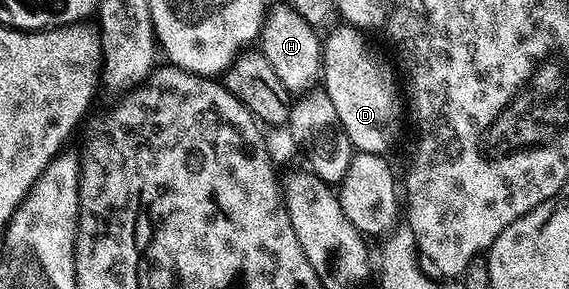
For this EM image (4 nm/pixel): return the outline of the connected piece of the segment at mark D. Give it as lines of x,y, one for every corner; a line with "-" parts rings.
344,23
338,26
338,29
330,28
329,38
326,36
323,41
324,93
335,103
339,123
347,131
356,152
388,154
401,129
401,121
403,125
403,97
394,70
389,70
369,50
362,30

